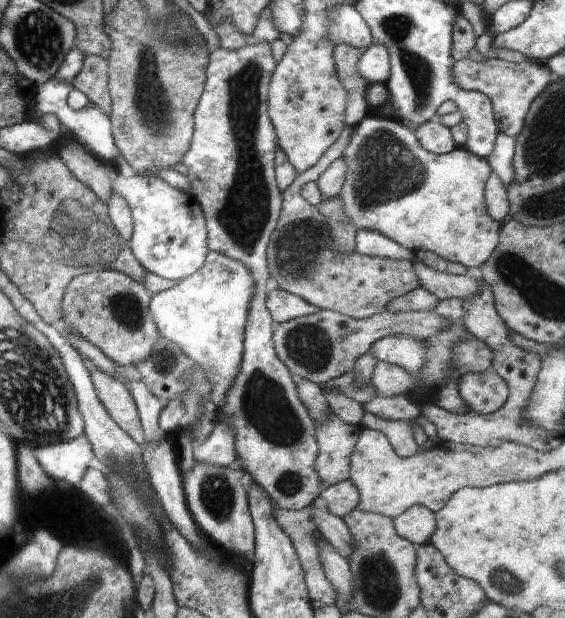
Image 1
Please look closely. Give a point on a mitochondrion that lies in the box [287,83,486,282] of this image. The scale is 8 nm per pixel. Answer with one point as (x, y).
(385, 169)

